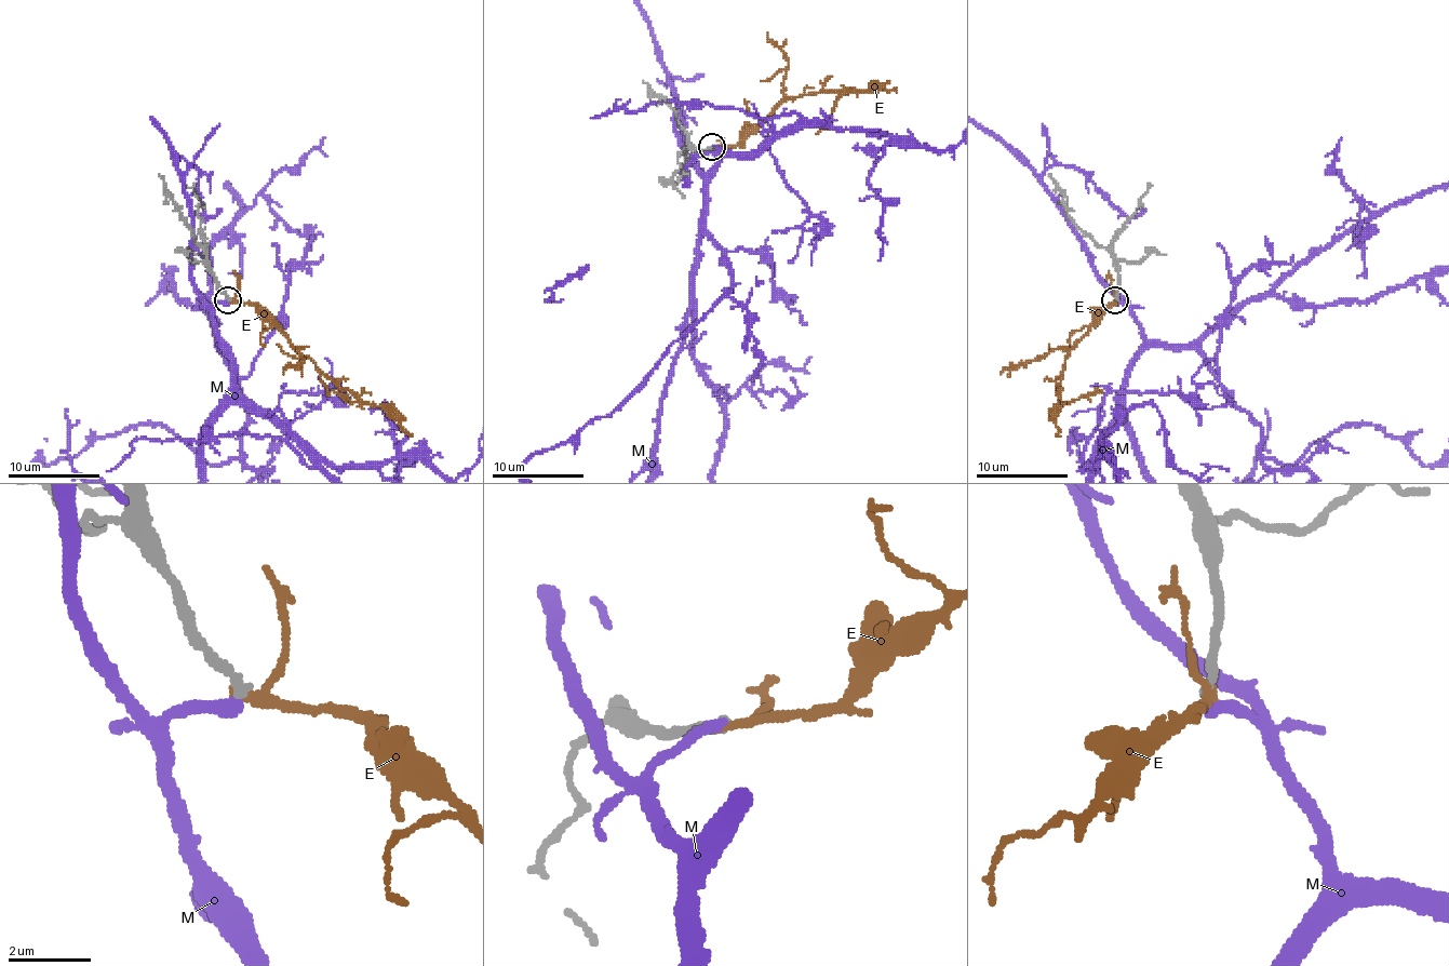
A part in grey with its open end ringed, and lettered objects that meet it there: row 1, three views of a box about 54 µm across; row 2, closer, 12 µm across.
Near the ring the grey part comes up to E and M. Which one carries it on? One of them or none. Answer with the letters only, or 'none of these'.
none of these

